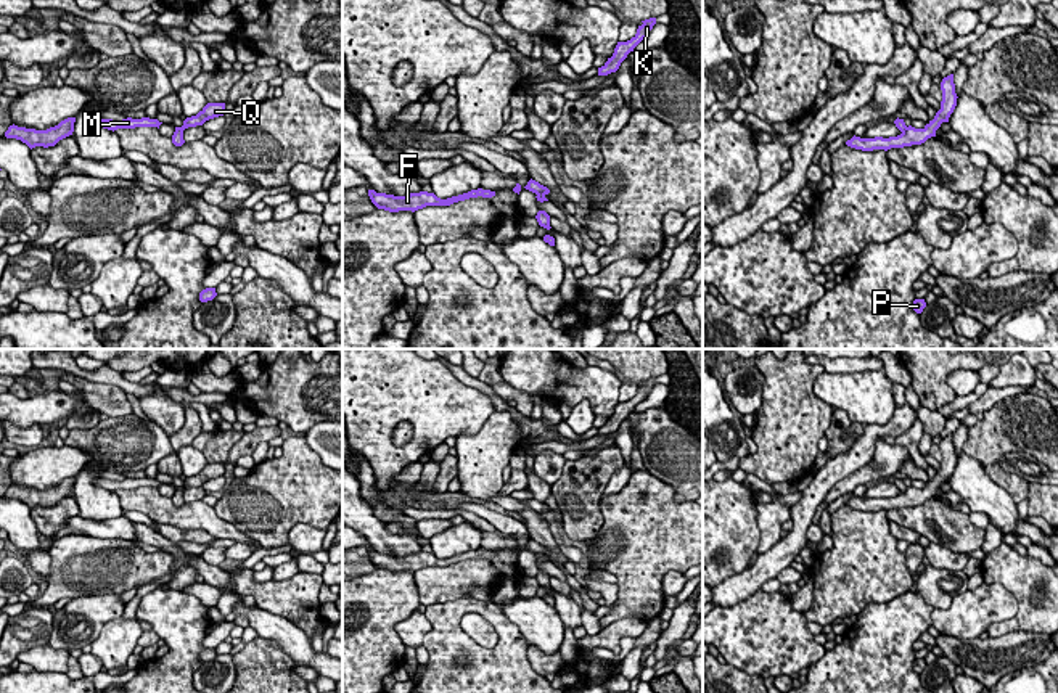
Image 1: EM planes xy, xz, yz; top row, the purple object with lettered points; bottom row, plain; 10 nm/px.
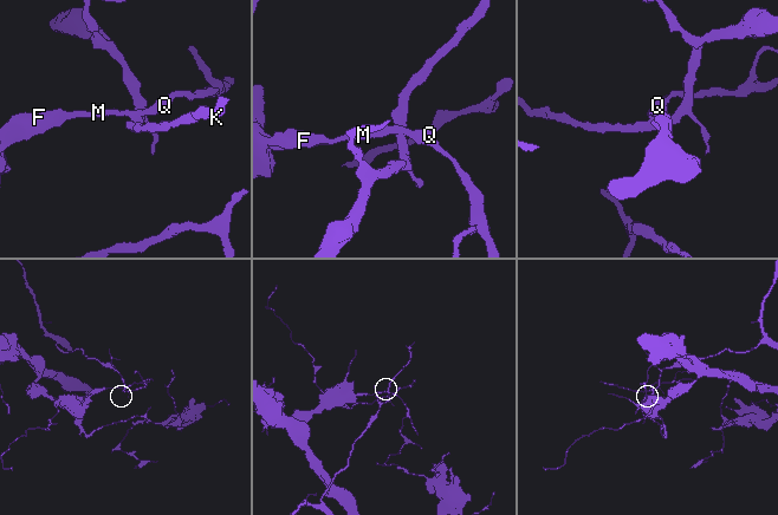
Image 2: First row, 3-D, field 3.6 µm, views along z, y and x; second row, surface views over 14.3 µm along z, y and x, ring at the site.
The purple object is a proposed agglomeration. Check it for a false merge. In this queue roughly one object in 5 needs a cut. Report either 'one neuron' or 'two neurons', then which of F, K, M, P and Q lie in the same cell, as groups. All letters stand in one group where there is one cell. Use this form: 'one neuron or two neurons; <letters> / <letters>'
two neurons; F M P Q / K

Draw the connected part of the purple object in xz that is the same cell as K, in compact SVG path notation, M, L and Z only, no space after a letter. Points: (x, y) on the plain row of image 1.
M650 378L642 381L643 384L638 386L637 394L627 400L627 402L617 402L614 413L611 418L608 418L608 421L598 428L598 436L608 436L611 433L616 433L621 426L621 423L627 418L627 415L630 412L634 412L634 408L648 397L650 391L653 389L653 386L656 384L656 378Z

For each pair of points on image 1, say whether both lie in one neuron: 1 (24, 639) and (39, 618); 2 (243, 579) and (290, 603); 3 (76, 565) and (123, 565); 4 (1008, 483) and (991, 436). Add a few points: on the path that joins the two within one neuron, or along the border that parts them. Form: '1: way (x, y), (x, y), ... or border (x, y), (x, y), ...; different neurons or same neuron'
1: way (24, 634), (36, 623); same neuron
2: way (254, 589), (278, 597); same neuron
3: way (87, 565), (111, 565); same neuron
4: way (997, 471), (991, 465), (991, 447); same neuron

